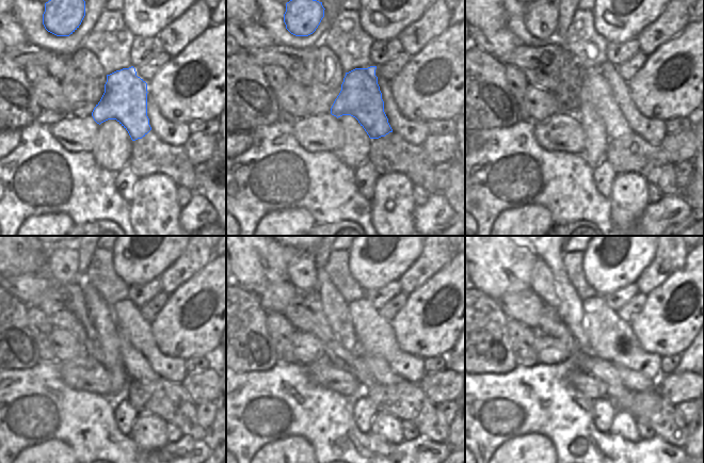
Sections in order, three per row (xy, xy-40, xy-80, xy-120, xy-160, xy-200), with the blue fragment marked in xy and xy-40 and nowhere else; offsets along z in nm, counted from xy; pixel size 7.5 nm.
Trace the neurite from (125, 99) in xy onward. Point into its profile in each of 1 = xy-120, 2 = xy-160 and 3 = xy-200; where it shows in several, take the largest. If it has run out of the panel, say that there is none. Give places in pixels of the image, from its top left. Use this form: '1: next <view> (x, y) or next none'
1: next xy-120 (137, 366)
2: next xy-160 (381, 371)
3: next xy-200 (632, 380)

